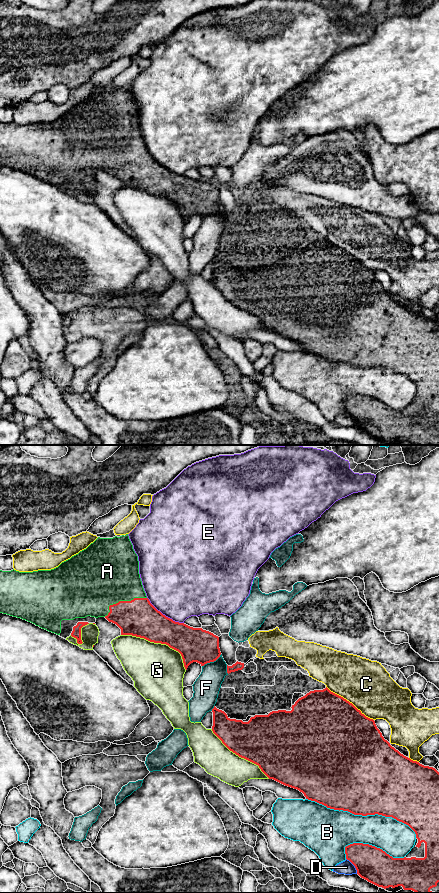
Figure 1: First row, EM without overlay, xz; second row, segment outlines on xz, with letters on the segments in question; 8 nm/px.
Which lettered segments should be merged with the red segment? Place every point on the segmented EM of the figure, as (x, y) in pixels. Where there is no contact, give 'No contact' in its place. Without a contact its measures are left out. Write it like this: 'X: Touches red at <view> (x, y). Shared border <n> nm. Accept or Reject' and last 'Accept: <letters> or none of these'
A: Touches red at xz (122, 601). Shared border 380 nm. Accept
B: Touches red at xz (363, 815). Shared border 950 nm. Reject
C: Touches red at xz (349, 702). Shared border 480 nm. Reject
D: Touches red at xz (354, 865). Shared border 160 nm. Reject
E: Touches red at xz (164, 615). Shared border 360 nm. Reject
F: Touches red at xz (211, 661). Shared border 190 nm. Reject
G: Touches red at xz (158, 642). Shared border 600 nm. Reject
Accept: A

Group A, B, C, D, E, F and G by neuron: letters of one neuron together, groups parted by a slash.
A / B / C / D G / E / F

